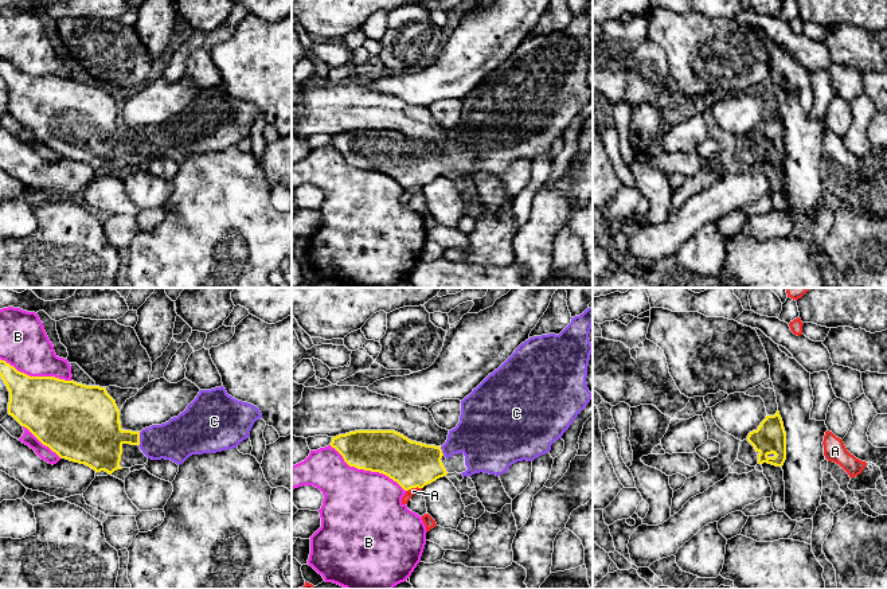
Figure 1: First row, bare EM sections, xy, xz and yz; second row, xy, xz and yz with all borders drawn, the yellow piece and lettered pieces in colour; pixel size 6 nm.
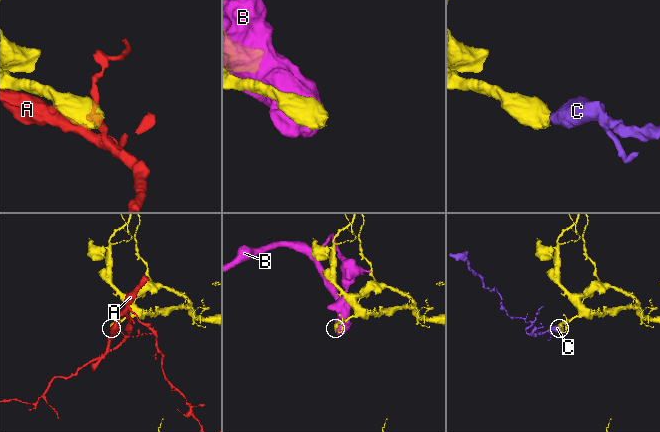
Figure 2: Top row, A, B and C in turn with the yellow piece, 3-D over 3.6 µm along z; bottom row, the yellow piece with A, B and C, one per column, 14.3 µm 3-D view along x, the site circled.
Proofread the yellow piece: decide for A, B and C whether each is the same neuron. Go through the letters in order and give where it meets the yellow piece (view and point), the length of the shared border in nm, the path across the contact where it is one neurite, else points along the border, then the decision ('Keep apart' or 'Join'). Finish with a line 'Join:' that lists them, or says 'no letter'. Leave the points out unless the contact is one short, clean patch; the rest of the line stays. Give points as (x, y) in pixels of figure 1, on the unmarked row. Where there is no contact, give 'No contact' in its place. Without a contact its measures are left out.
A: Touches yellow at xz (413, 186). Shared border 100 nm. Boundary: xz (421, 186), (413, 186), (406, 190). Keep apart
B: Touches yellow at xz (367, 168). Shared border 550 nm. Keep apart
C: Touches yellow at xy (139, 137). Shared border 90 nm. Path across: xy (97, 137), (139, 137), (180, 136). Join
Join: C

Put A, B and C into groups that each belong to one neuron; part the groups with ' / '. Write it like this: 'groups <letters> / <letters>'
groups A / B / C

